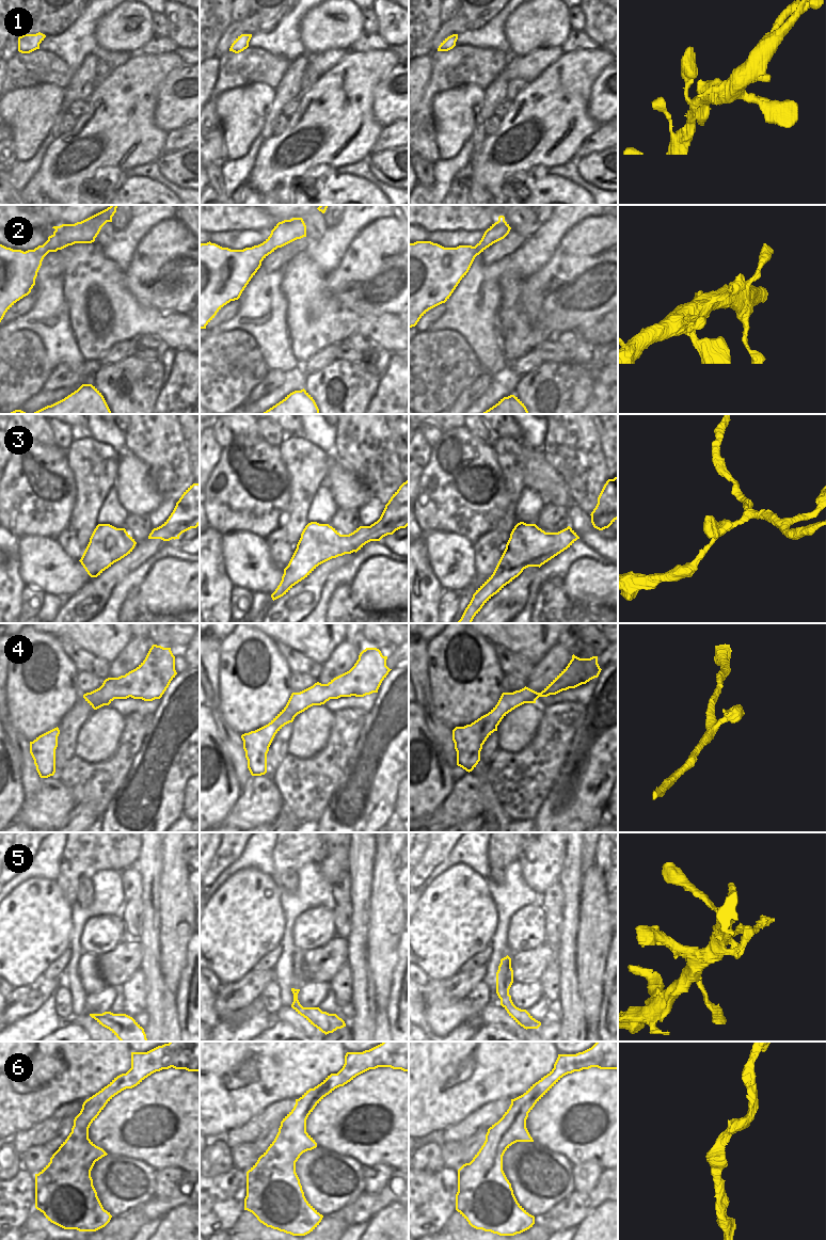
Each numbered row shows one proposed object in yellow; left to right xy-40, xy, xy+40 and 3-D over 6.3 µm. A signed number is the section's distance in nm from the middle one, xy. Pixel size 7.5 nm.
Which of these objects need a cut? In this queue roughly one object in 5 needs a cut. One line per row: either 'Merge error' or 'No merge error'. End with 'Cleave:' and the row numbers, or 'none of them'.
1: No merge error
2: No merge error
3: No merge error
4: No merge error
5: Merge error
6: No merge error
Cleave: 5.

